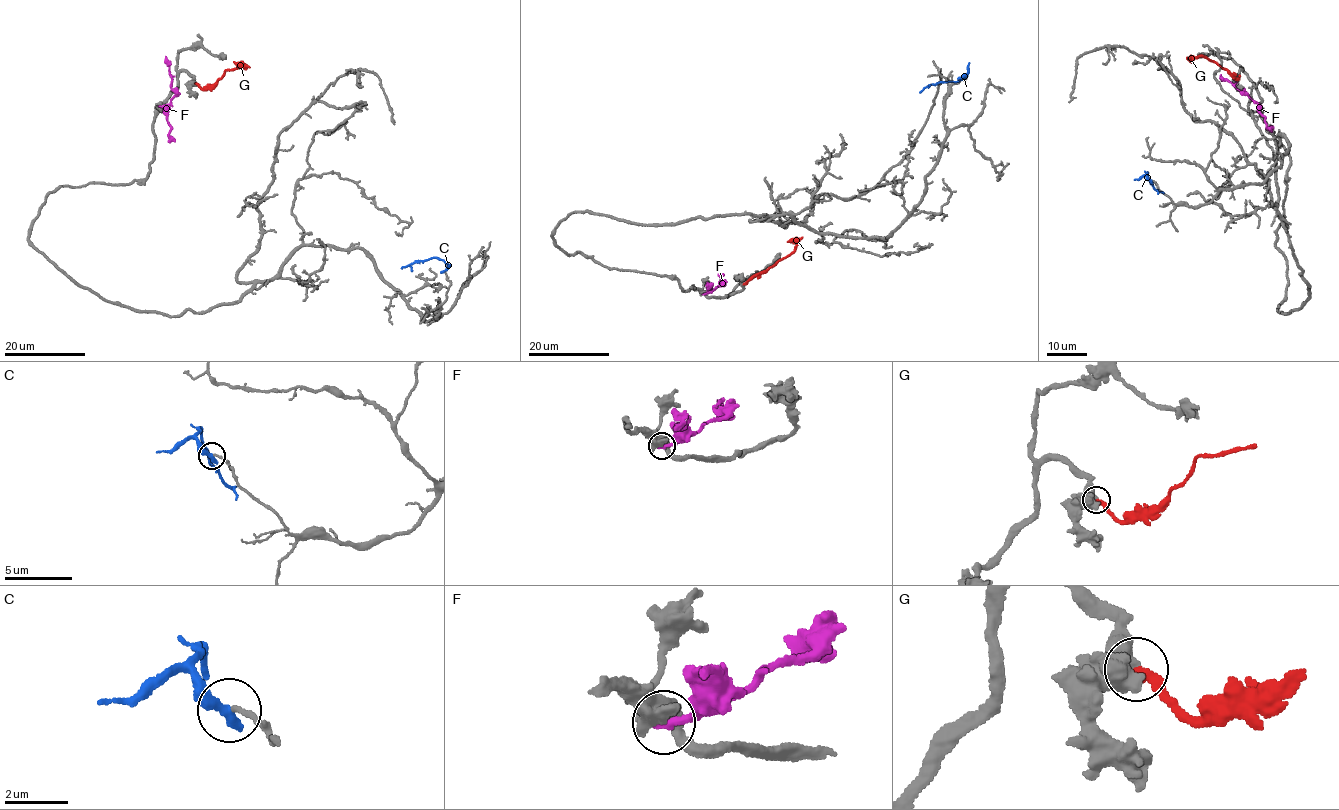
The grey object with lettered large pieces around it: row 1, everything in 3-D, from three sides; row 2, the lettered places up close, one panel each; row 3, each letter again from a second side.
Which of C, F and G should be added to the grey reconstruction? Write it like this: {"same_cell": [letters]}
{"same_cell": ["G"]}

